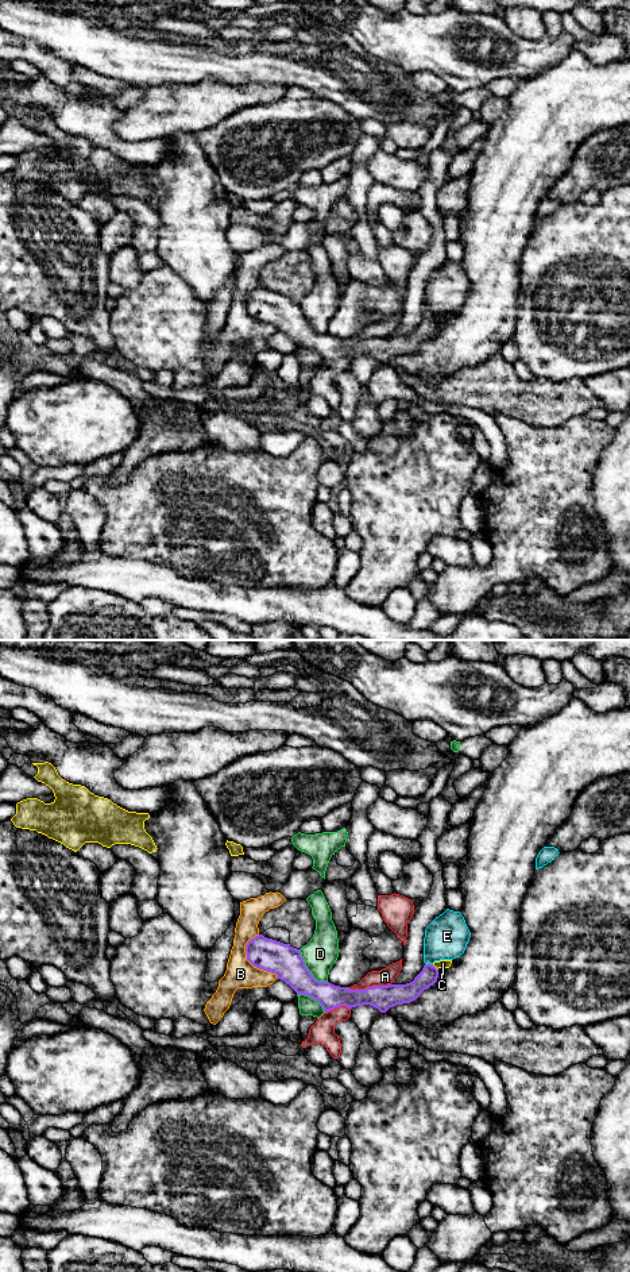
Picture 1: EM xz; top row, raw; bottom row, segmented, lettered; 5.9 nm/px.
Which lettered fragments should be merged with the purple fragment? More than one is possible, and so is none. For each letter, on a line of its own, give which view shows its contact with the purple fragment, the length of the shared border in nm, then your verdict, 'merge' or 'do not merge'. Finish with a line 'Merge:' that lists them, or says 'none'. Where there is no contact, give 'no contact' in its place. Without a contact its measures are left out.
A: xz | 260 nm | do not merge
B: xz | 300 nm | do not merge
C: xz | 50 nm | do not merge
D: xz | 260 nm | do not merge
E: xz | 50 nm | do not merge
Merge: none

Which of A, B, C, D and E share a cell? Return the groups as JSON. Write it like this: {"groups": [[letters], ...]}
{"groups": [["A"], ["B"], ["C"], ["D"], ["E"]]}

